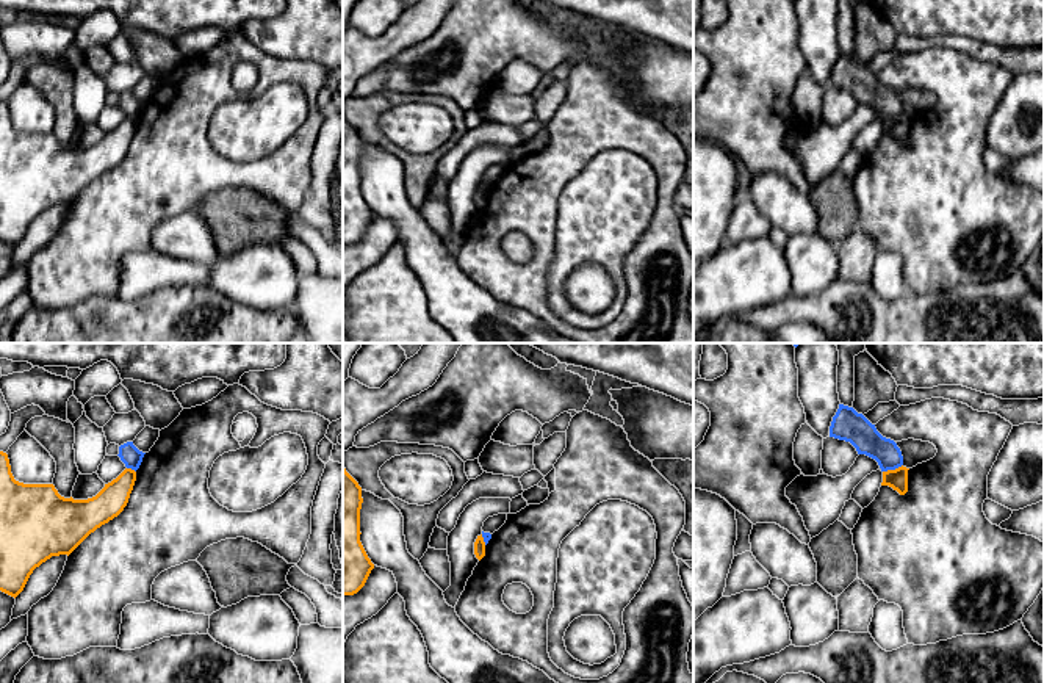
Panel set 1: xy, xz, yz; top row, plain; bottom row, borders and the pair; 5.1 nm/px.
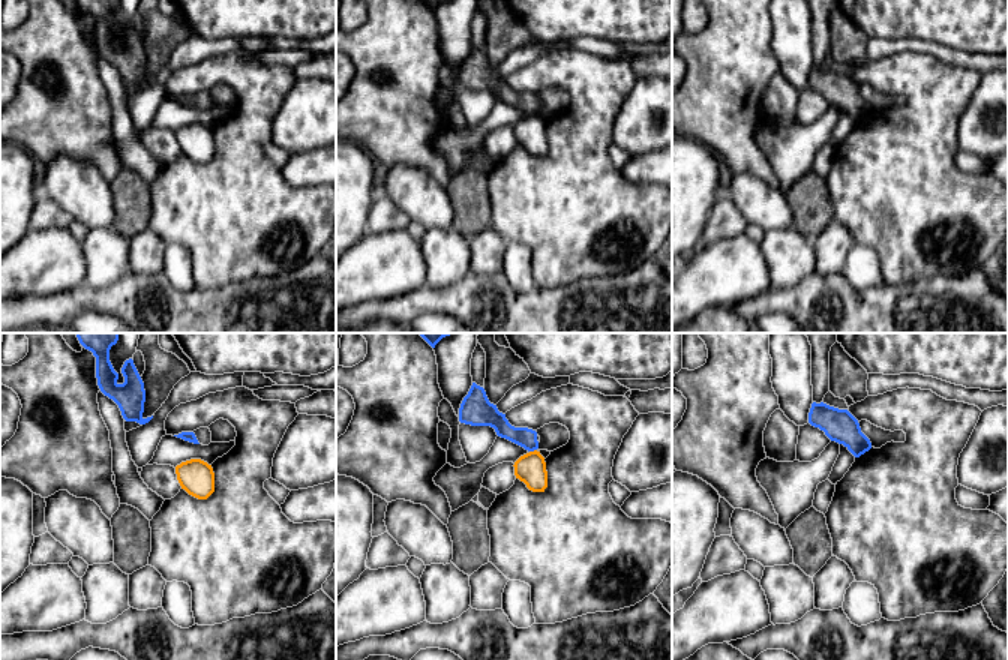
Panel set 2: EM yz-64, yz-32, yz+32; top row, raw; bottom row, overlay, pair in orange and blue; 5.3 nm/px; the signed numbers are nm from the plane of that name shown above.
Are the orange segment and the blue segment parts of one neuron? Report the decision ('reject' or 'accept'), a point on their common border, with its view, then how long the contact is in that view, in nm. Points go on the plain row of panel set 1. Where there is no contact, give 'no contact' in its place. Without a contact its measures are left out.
reject; contact yz (892, 119); length 110 nm

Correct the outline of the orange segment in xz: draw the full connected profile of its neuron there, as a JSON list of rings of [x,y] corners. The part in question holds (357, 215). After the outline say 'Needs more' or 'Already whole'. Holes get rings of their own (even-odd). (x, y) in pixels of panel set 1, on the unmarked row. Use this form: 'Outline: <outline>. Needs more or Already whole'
Outline: [[[343,116],[343,244],[357,243],[374,213],[360,191],[362,136]]]. Already whole

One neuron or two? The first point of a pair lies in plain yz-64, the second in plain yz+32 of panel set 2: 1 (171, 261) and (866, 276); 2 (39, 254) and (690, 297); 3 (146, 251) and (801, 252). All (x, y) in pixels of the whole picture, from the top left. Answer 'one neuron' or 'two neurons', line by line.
1: one neuron
2: one neuron
3: two neurons

